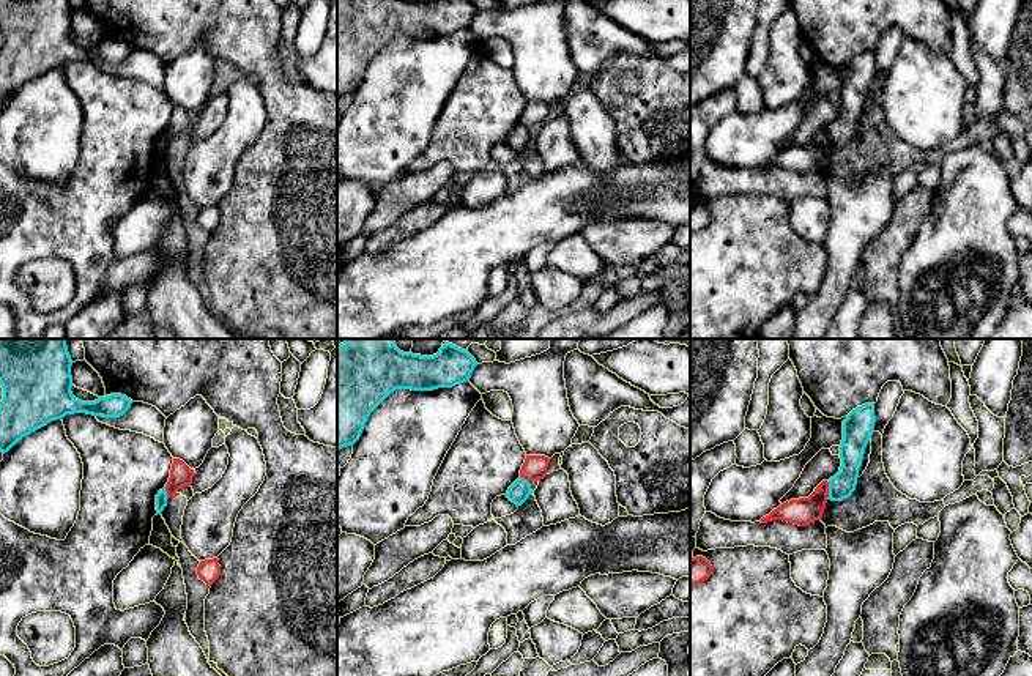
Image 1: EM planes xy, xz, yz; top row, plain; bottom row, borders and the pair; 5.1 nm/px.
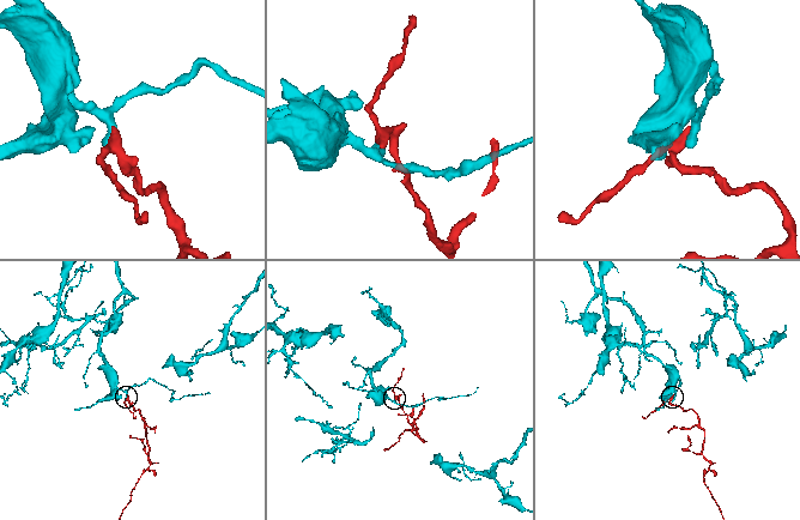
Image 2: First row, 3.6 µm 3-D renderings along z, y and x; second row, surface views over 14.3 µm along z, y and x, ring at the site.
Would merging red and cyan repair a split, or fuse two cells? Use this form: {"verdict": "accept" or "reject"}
{"verdict": "reject"}

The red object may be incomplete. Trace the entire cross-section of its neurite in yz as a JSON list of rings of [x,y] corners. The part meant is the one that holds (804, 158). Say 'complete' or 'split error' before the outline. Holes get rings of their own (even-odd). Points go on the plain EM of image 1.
complete; [[[822,128],[808,145],[791,147],[780,151],[759,169],[783,167],[799,173],[807,173],[822,164],[829,145],[829,129]]]

